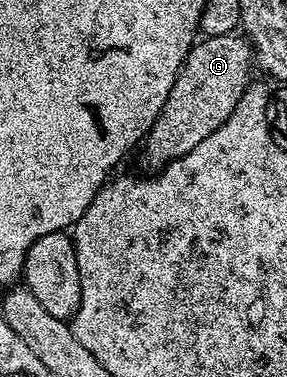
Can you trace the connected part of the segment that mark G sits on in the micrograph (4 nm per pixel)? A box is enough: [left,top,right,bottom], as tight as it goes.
[143,33,253,170]

